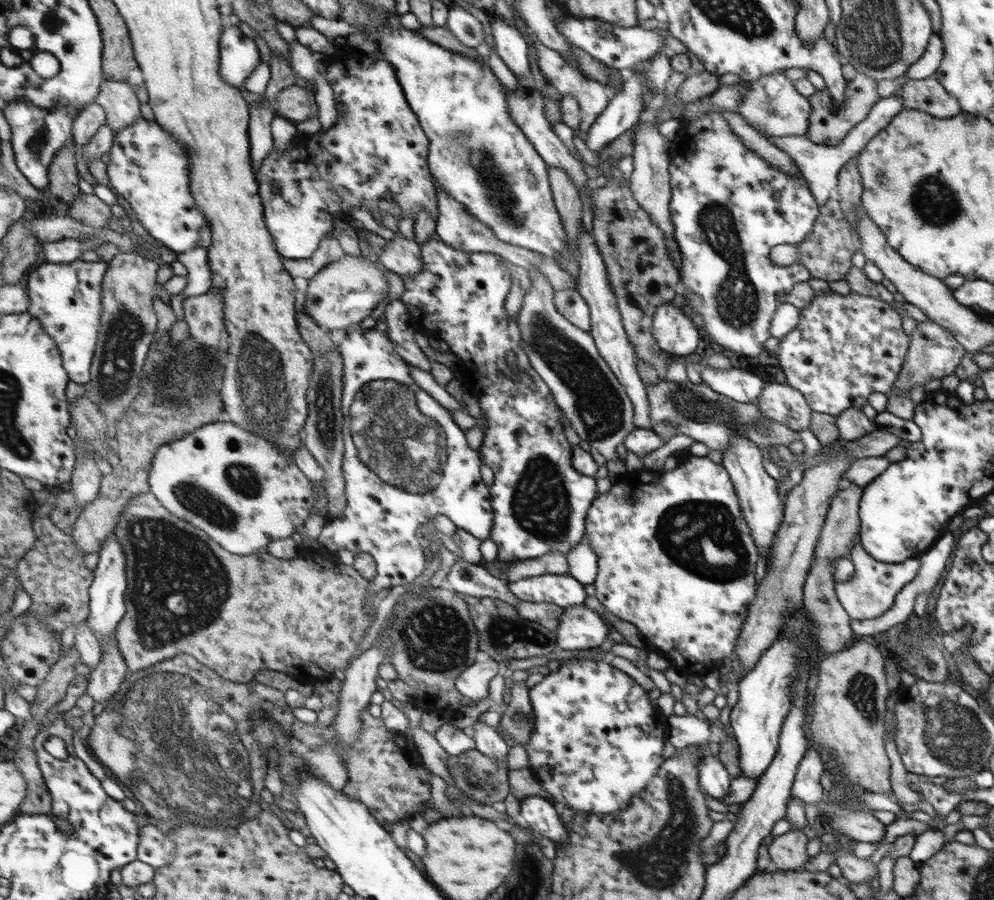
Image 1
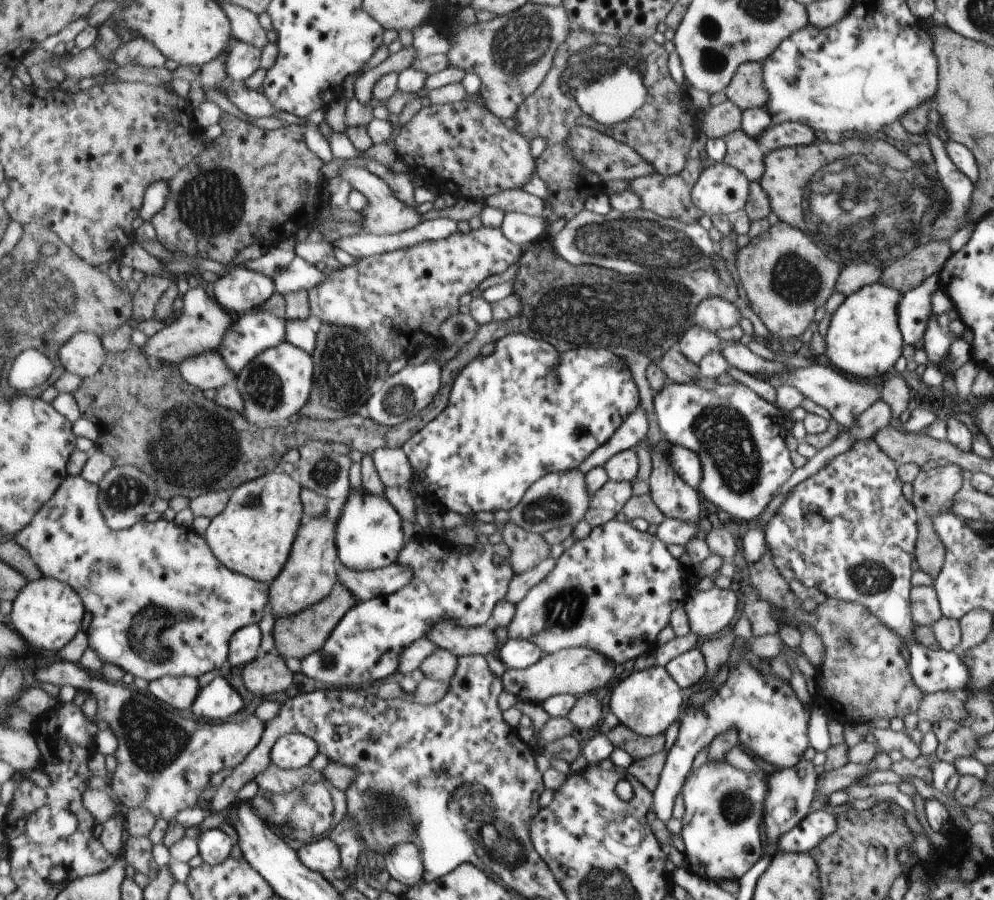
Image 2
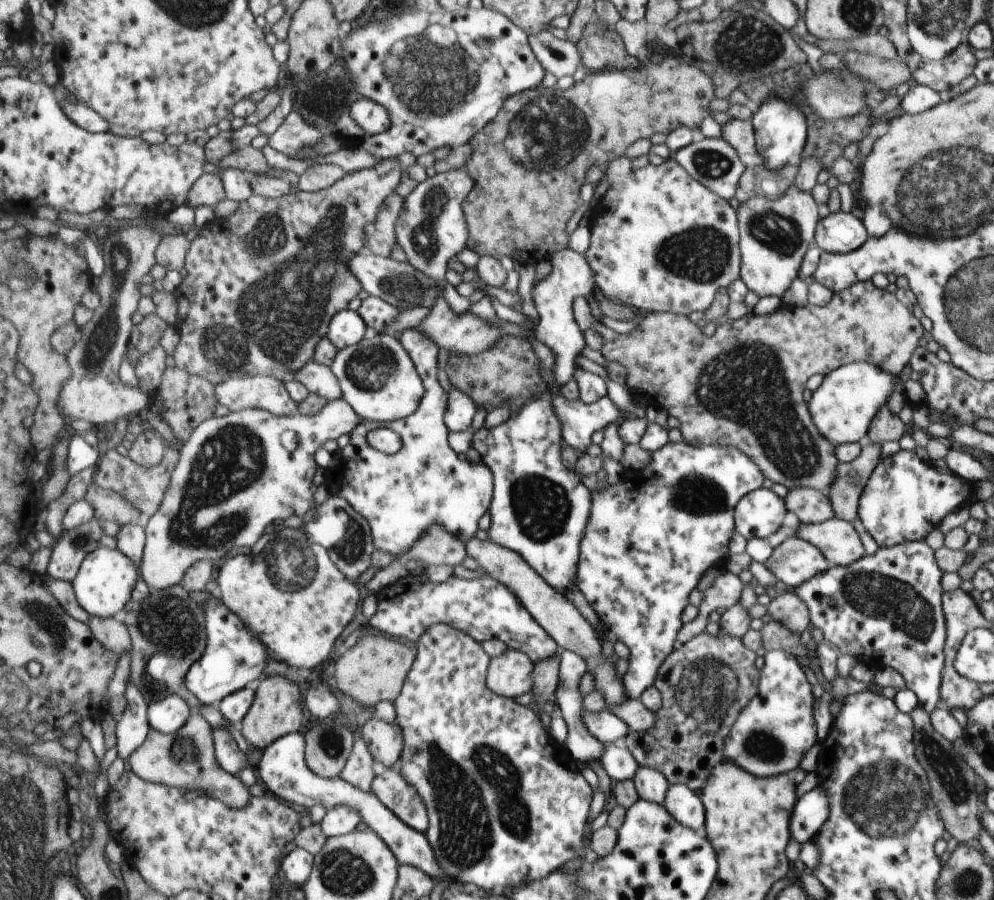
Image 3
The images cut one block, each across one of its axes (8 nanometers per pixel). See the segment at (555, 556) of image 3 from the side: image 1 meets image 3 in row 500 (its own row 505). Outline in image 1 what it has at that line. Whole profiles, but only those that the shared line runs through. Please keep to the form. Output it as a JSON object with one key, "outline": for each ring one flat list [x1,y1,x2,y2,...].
{"outline":[[434,235,422,243,422,273,402,278,402,302,407,306,409,322,415,332,421,332,450,346,450,352,459,358,456,371,462,375,466,390,479,400,483,416,488,418,482,450,483,461,490,476,491,502,494,509,494,528,490,538,497,546,497,560,526,561,559,552,564,556,585,535,587,510,596,496,594,477,580,474,572,463,572,446,563,429,562,411,558,409,550,387,531,368,524,353,523,332,516,317,506,310,514,278,504,261,492,253,456,251]]}

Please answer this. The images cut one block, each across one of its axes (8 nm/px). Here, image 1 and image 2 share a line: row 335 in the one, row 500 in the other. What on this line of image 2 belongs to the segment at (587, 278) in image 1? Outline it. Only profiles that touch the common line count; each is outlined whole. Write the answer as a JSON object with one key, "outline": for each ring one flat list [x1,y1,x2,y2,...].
{"outline":[[607,481,594,495,591,496,590,509,583,519,592,528,597,528,612,521,624,504,633,496,632,483,625,481]]}

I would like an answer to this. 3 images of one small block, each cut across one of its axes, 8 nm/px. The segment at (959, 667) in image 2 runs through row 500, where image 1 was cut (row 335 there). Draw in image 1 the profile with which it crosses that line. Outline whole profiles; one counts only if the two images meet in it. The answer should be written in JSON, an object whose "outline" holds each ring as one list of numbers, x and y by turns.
{"outline":[[852,291,848,295,839,295,834,292,825,295,816,293,811,303,808,304,807,307,799,309,799,313,798,324,792,331,788,332,786,336,780,339,780,348,778,348,778,352,774,354,778,358,782,370,784,371,785,382,804,395,804,398,807,400,813,412,822,412,837,417,846,409,852,407,862,408,862,406,868,402,868,396,870,396,872,392,883,392,886,394,892,390,892,386,894,386,896,380,898,380,899,374,903,370,902,360,904,360,904,356,907,356,906,352,909,352,908,344,911,344,910,338,908,338,908,336,904,334,904,330,902,330,902,320,900,320,900,316,898,316,898,310,894,310,894,308,892,308,890,304,886,304,885,301,880,302,880,300,876,300,876,298,870,296,860,296,860,294]]}

